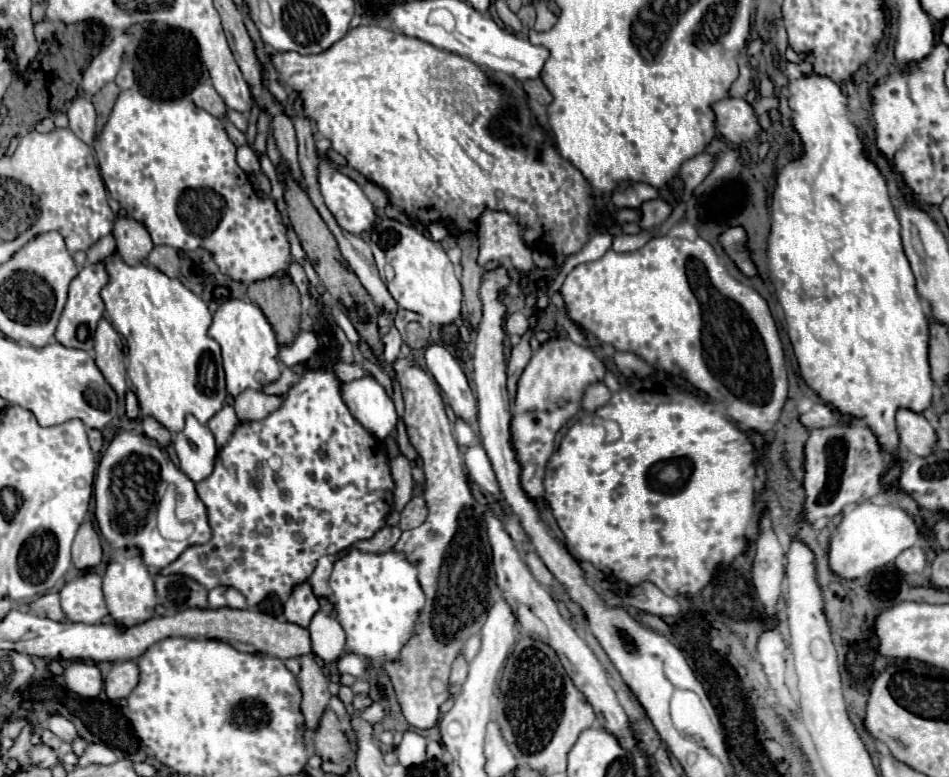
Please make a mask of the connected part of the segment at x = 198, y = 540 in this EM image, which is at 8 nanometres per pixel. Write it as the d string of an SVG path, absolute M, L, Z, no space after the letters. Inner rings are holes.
M121 431L115 435L111 445L101 457L97 477L95 477L95 521L101 531L101 535L113 543L117 549L125 547L139 547L143 553L143 563L147 567L167 567L177 557L189 549L191 545L203 545L211 539L211 525L207 521L207 507L197 497L195 483L175 467L169 453L149 437L137 433L137 431ZM175 483L177 491L183 495L179 503L179 511L183 517L193 519L195 531L185 541L169 541L159 535L157 531L157 505L163 497L165 489Z

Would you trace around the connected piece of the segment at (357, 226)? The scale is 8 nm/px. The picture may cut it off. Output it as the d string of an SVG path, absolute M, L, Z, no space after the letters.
M319 155L319 189L335 221L349 233L369 231L375 221L375 209L361 187L339 171L325 155Z

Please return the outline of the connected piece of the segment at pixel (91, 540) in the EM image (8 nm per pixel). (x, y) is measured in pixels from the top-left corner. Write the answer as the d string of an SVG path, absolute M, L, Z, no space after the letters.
M83 521L73 541L73 565L79 571L93 569L101 563L101 537L93 521Z

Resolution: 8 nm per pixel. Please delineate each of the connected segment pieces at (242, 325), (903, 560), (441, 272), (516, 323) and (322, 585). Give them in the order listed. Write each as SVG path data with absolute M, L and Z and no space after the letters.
M223 299L213 315L209 335L221 345L223 369L227 375L227 391L233 397L237 397L245 389L259 391L281 375L281 367L277 363L279 343L275 331L255 303L241 299Z
M909 547L909 549L905 549L899 557L897 557L897 561L895 561L895 565L897 565L897 569L901 571L901 573L905 573L905 575L911 575L911 573L923 573L923 569L925 569L925 553L921 551L921 547Z
M379 217L369 235L379 275L399 307L423 315L431 325L447 325L459 319L463 297L461 285L441 243L435 243L417 229L389 217Z
M523 313L507 315L507 335L523 337L529 331L529 319Z
M325 555L325 557L321 557L319 563L317 563L317 567L315 567L315 571L313 571L313 575L309 577L309 585L313 587L313 593L315 593L317 597L325 597L325 595L329 593L327 581L329 581L329 575L331 575L331 569L333 569L335 559L337 559L335 555Z

